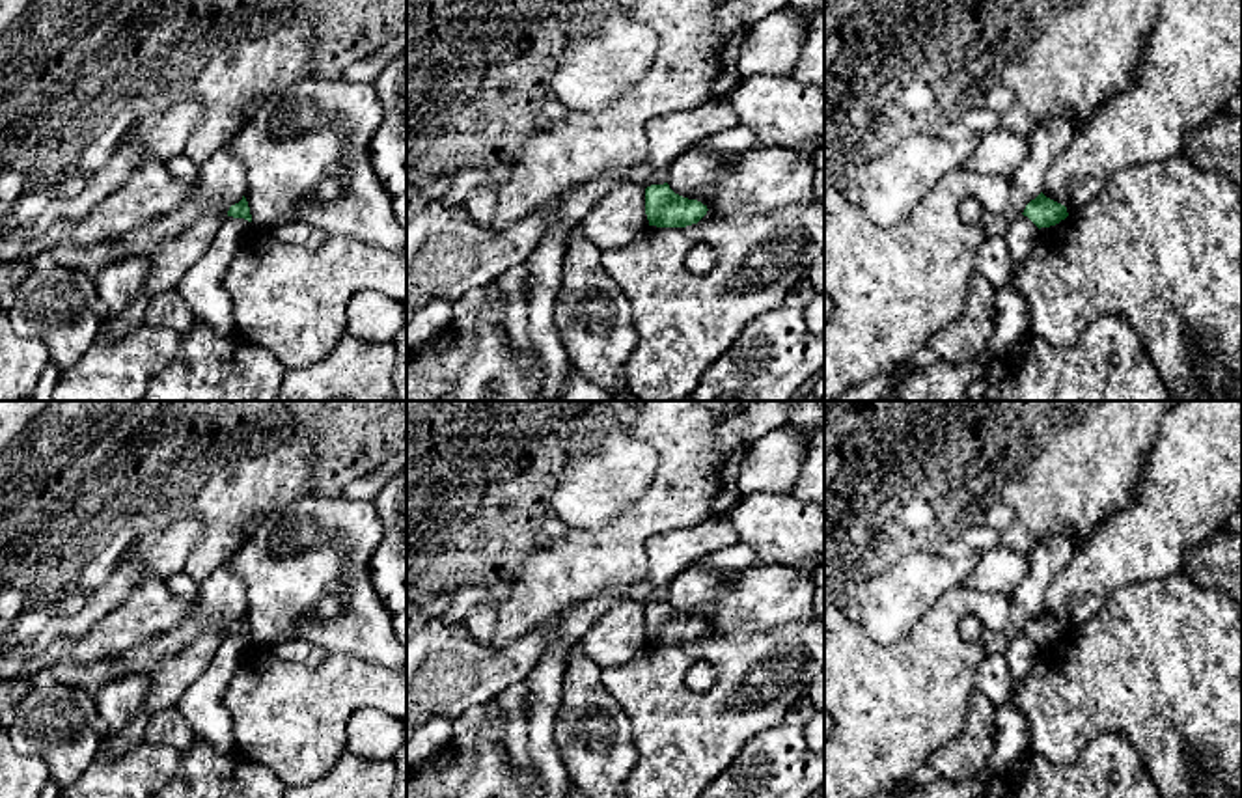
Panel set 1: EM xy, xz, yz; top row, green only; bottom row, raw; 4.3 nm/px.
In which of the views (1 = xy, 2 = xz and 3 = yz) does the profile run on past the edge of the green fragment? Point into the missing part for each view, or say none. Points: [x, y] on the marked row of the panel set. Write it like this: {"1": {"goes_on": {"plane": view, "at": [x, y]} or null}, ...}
{"1": {"goes_on": null}, "2": {"goes_on": null}, "3": {"goes_on": null}}

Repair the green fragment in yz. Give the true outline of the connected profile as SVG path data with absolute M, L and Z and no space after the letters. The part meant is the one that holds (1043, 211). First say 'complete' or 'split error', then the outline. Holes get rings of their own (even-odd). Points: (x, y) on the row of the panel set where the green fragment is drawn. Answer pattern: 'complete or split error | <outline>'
complete | M1042 192L1031 200L1024 213L1039 229L1059 224L1069 216L1067 207L1046 198Z

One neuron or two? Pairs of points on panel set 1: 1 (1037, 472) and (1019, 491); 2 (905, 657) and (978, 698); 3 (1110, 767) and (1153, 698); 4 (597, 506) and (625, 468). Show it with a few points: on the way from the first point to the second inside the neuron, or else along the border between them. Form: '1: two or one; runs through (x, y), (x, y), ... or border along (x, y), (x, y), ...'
1: one; runs through (1034, 476), (1022, 487)
2: two; border along (974, 687), (968, 698), (965, 728), (955, 735)
3: two; border along (1084, 746), (1104, 733), (1121, 733), (1151, 776)
4: one; runs through (597, 496), (616, 478)

